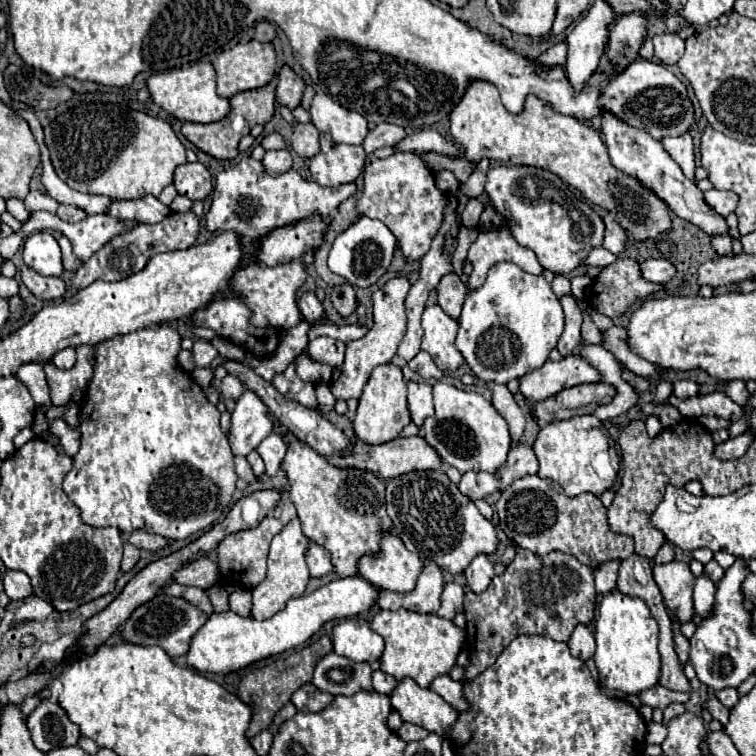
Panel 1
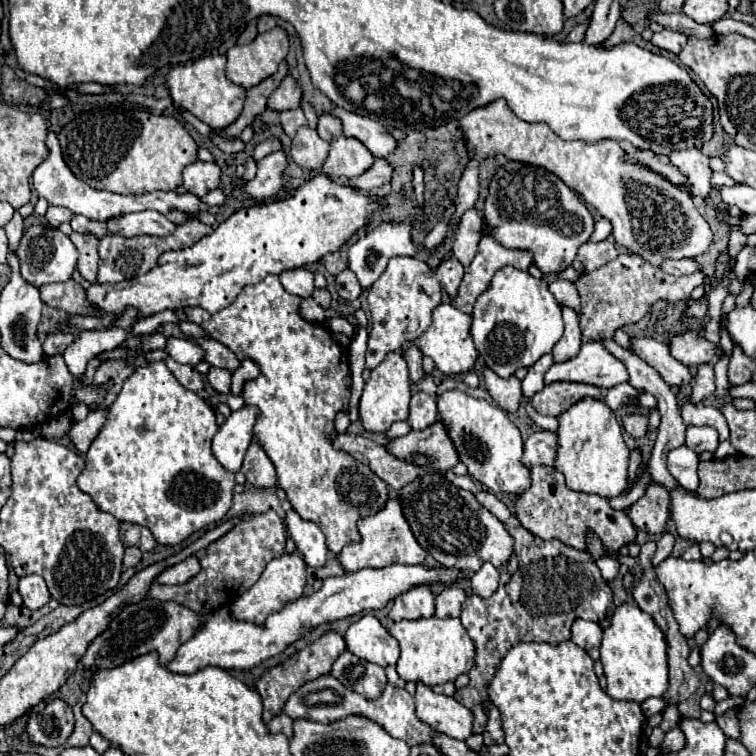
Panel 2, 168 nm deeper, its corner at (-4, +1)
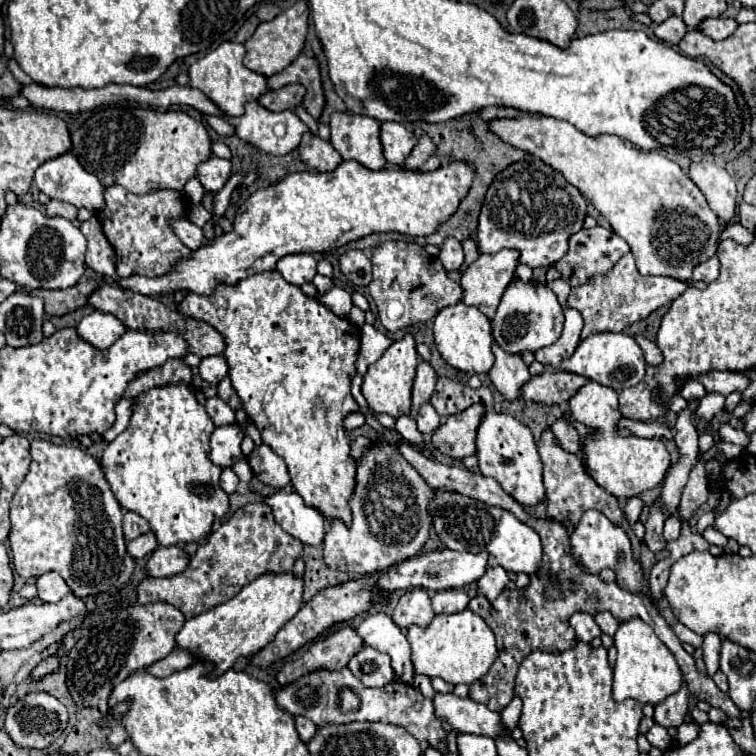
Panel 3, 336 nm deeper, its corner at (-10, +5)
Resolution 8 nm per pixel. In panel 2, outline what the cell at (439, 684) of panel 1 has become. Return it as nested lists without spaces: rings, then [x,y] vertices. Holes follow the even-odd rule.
[[[485,703],[485,709],[487,709],[487,715],[489,715],[489,721],[487,721],[487,727],[485,727],[485,733],[483,733],[485,745],[503,743],[505,733],[503,733],[503,727],[501,727],[501,715],[499,715],[497,707],[491,705],[491,703]]]

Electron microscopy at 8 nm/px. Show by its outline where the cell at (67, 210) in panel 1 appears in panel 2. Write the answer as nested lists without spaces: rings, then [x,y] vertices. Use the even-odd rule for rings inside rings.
[[[49,207],[45,213],[45,219],[51,227],[59,227],[61,223],[69,223],[73,219],[73,213],[65,207]]]

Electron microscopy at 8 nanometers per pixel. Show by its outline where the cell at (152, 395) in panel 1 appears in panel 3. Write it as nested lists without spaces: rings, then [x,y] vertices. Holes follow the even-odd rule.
[[[169,383],[133,399],[129,427],[105,445],[101,467],[119,505],[151,523],[159,545],[199,541],[229,511],[229,495],[221,489],[221,467],[209,459],[209,437],[215,423],[185,383]]]

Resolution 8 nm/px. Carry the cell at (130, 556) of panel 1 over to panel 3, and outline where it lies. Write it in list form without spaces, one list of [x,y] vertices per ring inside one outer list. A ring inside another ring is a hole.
[[[147,533],[147,535],[141,535],[133,541],[127,541],[127,553],[133,559],[141,559],[141,557],[145,557],[147,553],[151,553],[155,549],[157,549],[157,539],[155,539],[153,533]]]

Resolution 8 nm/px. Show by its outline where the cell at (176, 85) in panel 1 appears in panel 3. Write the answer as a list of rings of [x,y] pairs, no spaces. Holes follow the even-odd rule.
[[[227,41],[189,67],[189,85],[203,91],[227,117],[243,115],[245,103],[251,99],[259,99],[267,91],[267,77],[249,71],[243,65],[243,55],[245,55],[245,49],[241,43]]]

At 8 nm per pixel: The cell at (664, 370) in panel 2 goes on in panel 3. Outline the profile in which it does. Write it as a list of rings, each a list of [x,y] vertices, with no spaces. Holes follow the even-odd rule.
[[[707,371],[697,379],[707,391],[729,395],[733,391],[743,391],[749,385],[749,379],[743,373],[735,371]]]

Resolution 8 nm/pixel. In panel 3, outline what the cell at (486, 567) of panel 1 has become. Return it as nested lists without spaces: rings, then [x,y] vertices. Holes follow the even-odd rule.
[[[489,567],[485,575],[477,581],[477,593],[485,595],[489,601],[493,601],[505,587],[509,585],[507,571],[503,567]]]

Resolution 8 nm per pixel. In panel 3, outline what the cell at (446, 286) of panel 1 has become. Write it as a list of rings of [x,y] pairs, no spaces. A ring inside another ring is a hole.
[[[453,237],[445,239],[445,243],[441,245],[441,253],[439,253],[439,261],[443,263],[445,271],[459,271],[463,261],[465,261],[465,255],[463,255],[463,249],[461,249],[461,243]]]

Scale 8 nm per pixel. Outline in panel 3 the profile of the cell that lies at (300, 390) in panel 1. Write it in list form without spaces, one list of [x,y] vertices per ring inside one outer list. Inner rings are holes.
[[[265,271],[265,273],[257,273],[257,275],[251,275],[243,281],[239,281],[237,285],[219,285],[215,289],[213,295],[195,295],[195,293],[189,293],[181,303],[179,303],[179,313],[187,315],[187,317],[193,317],[193,319],[199,319],[199,321],[205,321],[209,323],[211,327],[215,327],[227,341],[227,349],[225,349],[225,359],[229,363],[229,377],[233,381],[233,387],[237,391],[237,395],[241,397],[243,401],[243,407],[249,415],[249,419],[257,425],[259,433],[261,433],[261,439],[263,443],[267,443],[279,457],[283,457],[283,461],[287,463],[287,469],[289,469],[289,475],[291,475],[291,485],[293,489],[303,497],[303,501],[309,505],[309,507],[315,507],[327,521],[331,519],[341,519],[343,523],[347,523],[347,527],[351,527],[351,507],[349,507],[349,501],[351,501],[351,491],[355,491],[355,467],[357,467],[357,461],[351,459],[349,455],[349,439],[347,439],[347,433],[345,433],[345,427],[343,427],[343,419],[345,415],[353,413],[353,411],[359,411],[355,399],[351,397],[351,391],[349,391],[349,383],[351,383],[351,377],[357,373],[355,369],[355,361],[357,361],[357,353],[359,353],[359,327],[355,327],[349,319],[343,319],[343,317],[337,317],[331,309],[327,309],[323,303],[319,303],[317,299],[313,297],[307,297],[303,295],[303,291],[291,283],[287,283],[283,279],[283,275],[279,275],[279,271]]]

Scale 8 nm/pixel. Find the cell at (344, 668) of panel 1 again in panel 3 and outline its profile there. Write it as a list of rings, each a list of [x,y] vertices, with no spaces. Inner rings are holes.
[[[367,645],[351,657],[347,667],[365,687],[383,687],[395,679],[389,657]]]

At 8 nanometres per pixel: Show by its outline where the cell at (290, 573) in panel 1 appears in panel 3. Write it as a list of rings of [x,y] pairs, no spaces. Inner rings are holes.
[[[293,571],[287,573],[263,573],[249,585],[245,585],[233,599],[223,605],[213,607],[207,613],[201,613],[185,621],[183,629],[177,633],[177,645],[189,649],[199,659],[213,663],[217,669],[211,677],[217,677],[233,667],[239,657],[249,657],[259,653],[265,645],[273,641],[277,631],[295,617],[301,609],[303,577]]]

